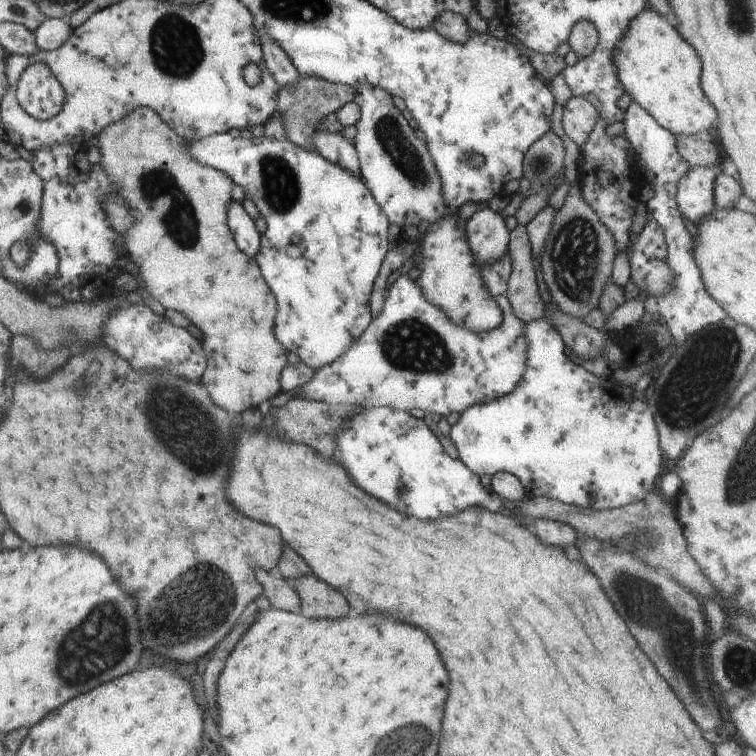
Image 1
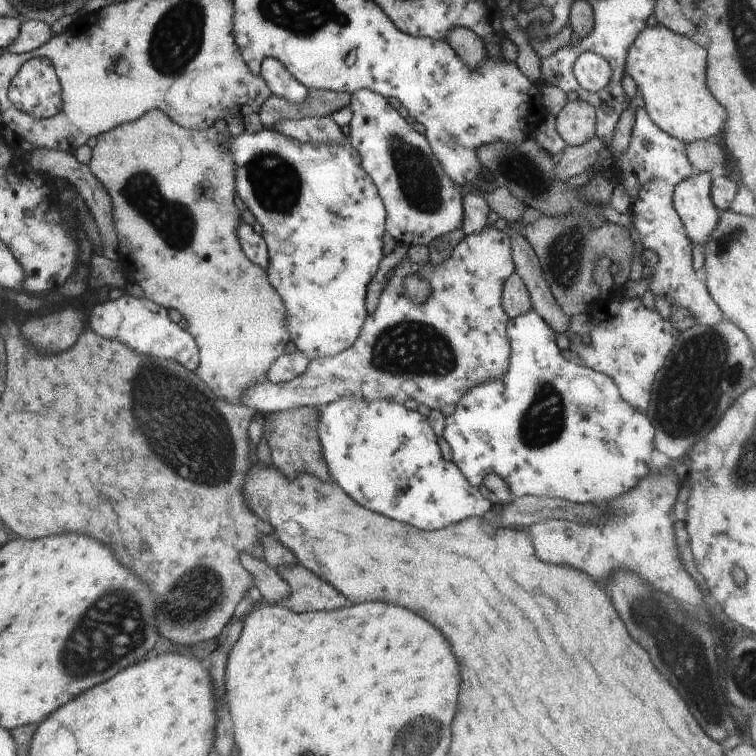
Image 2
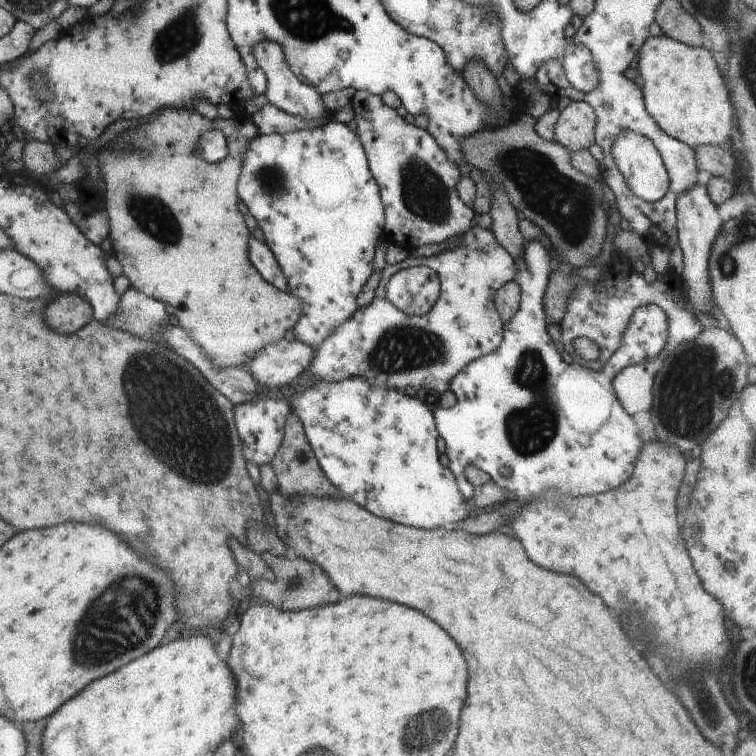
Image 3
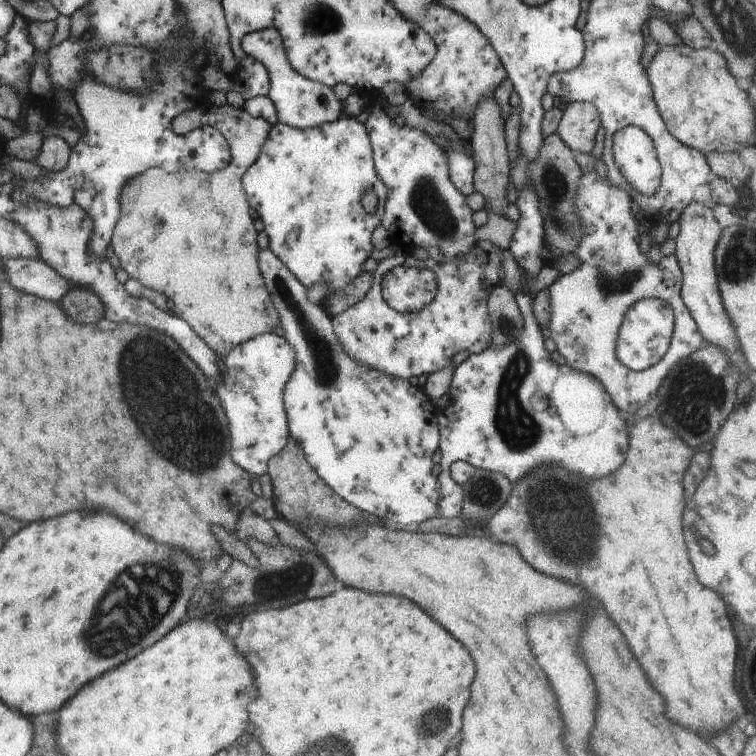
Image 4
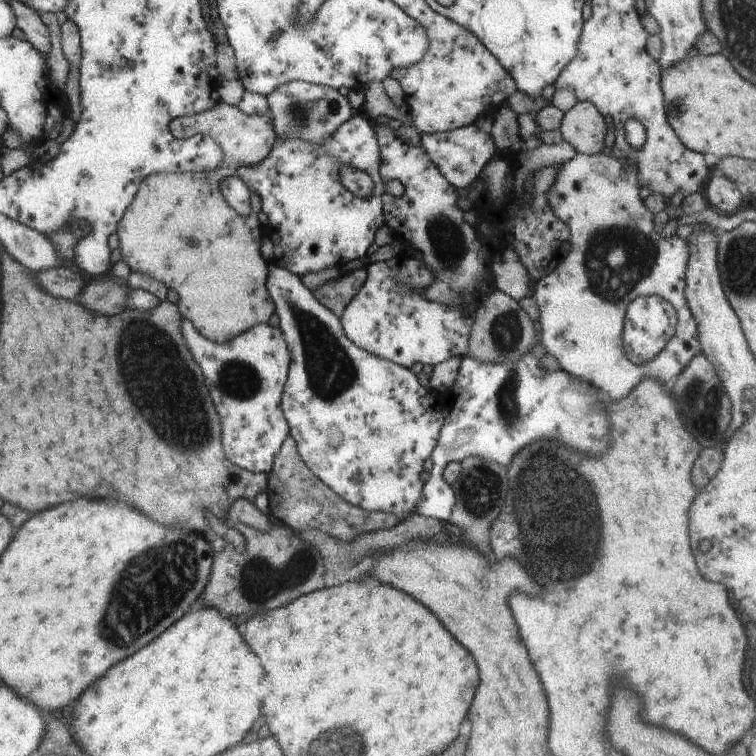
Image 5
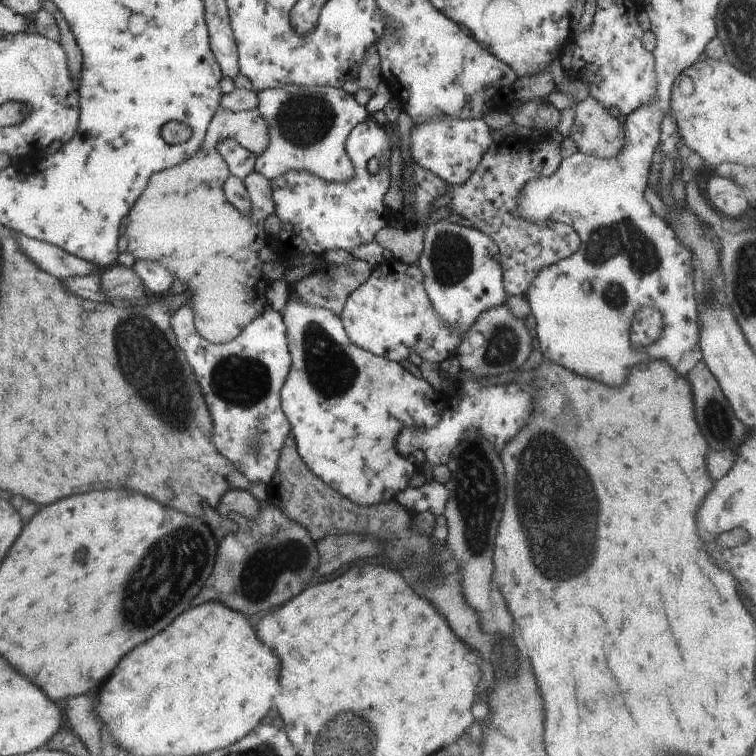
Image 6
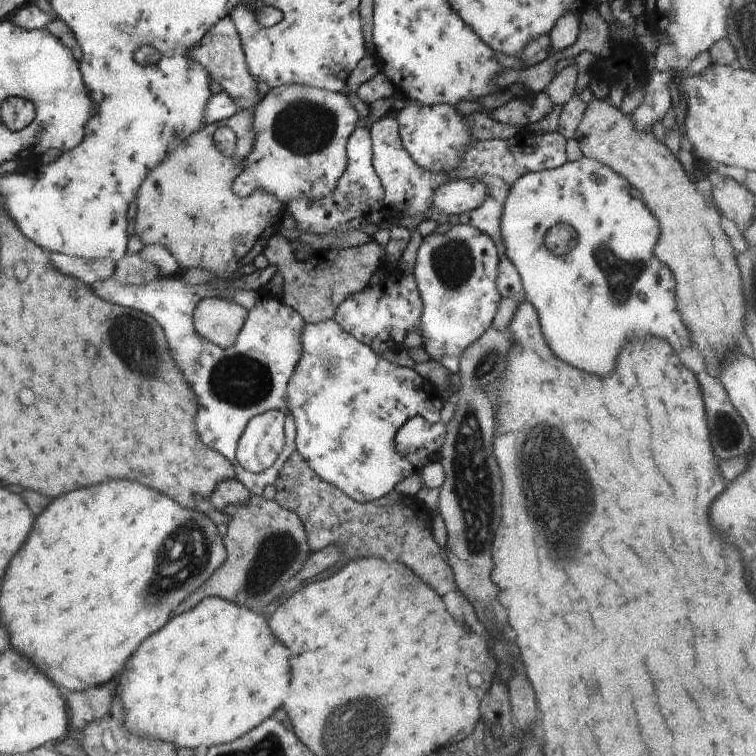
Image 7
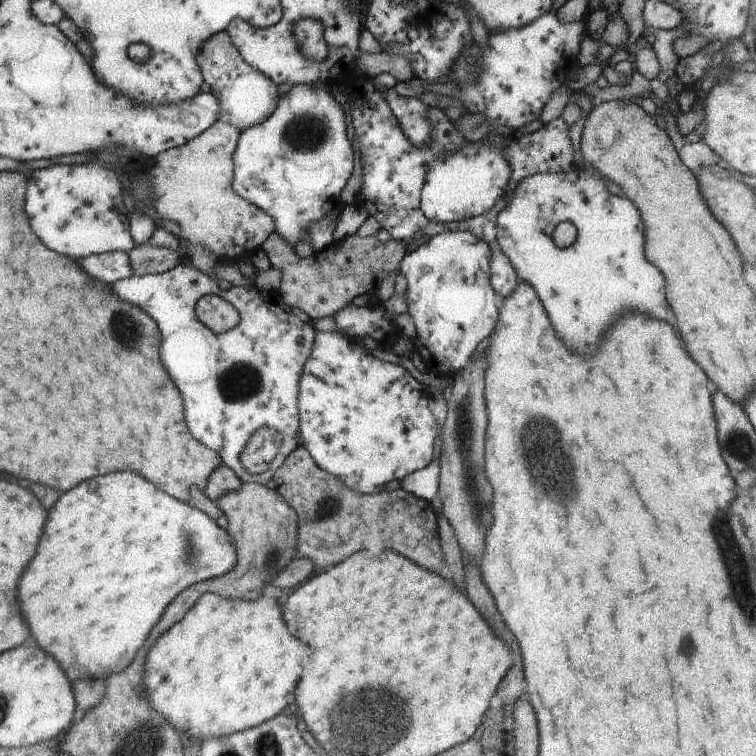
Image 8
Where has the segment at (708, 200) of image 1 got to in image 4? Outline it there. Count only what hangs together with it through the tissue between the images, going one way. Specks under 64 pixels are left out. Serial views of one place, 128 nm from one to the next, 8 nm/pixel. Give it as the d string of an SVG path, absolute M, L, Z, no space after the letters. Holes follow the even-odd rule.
M692 201L679 216L680 232L676 239L675 255L683 274L681 297L698 330L706 342L719 346L728 356L729 361L741 372L741 380L746 375L746 366L742 354L738 351L739 340L730 317L724 308L714 264L715 248L722 232L721 224L716 220L713 210L704 203Z

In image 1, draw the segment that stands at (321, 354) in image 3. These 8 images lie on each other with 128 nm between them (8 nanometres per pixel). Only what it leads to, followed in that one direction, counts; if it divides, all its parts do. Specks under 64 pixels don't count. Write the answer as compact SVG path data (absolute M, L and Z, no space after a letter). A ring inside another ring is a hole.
M510 252L504 254L503 258L496 260L496 262L480 262L476 259L476 264L478 264L478 272L484 280L484 286L488 288L488 296L496 302L496 306L502 310L503 322L501 326L494 328L493 330L488 330L488 332L475 333L472 330L468 330L468 326L462 326L462 324L456 324L452 318L448 318L448 314L444 314L444 310L434 306L432 302L428 302L428 298L424 298L424 292L420 290L418 282L410 280L406 275L399 276L396 282L390 286L388 290L388 297L384 298L384 305L382 311L378 318L374 319L373 322L368 326L368 329L356 339L356 342L344 353L341 354L334 362L331 362L325 367L315 369L315 374L309 380L308 383L303 385L303 390L299 396L300 398L305 398L311 401L323 402L329 405L354 405L356 408L374 408L376 406L388 407L389 409L397 409L398 411L406 411L407 413L412 410L412 408L420 408L424 412L434 412L438 416L447 417L452 412L459 412L462 414L468 407L474 405L480 405L482 403L492 402L494 399L499 399L504 395L510 394L521 381L522 375L526 370L527 366L527 350L528 343L524 332L524 322L520 321L512 312L512 306L507 298L508 293L508 278L510 277L512 270L512 258L510 258Z

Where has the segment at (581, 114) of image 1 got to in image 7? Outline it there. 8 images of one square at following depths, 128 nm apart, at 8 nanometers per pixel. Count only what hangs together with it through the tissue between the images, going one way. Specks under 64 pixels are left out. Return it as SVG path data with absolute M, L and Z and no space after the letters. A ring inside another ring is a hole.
M596 98L587 104L575 139L585 157L605 164L640 190L646 208L658 218L660 240L653 253L676 278L678 310L689 328L692 345L717 372L730 351L744 349L747 344L740 270L734 260L736 254L720 228L718 212L710 208L670 149L658 142L652 132L638 131L630 111L625 115L610 105L608 99Z

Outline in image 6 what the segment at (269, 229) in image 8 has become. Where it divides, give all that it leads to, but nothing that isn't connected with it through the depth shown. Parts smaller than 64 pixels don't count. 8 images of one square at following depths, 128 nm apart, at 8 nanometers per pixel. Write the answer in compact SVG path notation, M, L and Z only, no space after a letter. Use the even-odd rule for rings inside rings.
M257 109L236 113L218 110L208 124L204 144L200 146L198 154L192 154L192 158L186 158L168 170L152 174L148 186L128 214L125 235L128 238L127 250L136 260L162 262L162 266L172 272L175 280L182 280L188 286L187 295L194 310L192 322L196 332L206 341L218 345L235 340L254 318L258 318L269 307L265 293L270 282L262 272L263 262L259 261L258 253L266 246L268 234L264 222L274 214L270 181L260 173L253 172L244 179L251 205L248 213L238 212L226 199L224 182L231 173L216 149L218 142L226 138L232 138L258 157L268 148L268 126Z

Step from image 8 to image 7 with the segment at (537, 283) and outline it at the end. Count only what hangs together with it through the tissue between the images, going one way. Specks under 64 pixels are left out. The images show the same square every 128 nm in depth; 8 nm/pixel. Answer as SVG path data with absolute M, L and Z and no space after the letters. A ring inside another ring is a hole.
M582 155L578 160L568 161L558 168L546 169L521 176L512 185L503 206L500 228L505 253L513 262L518 274L520 274L525 300L532 304L534 310L536 310L541 333L542 336L544 336L544 340L546 340L546 344L548 344L548 348L550 348L560 360L568 362L570 366L574 366L574 368L578 368L578 370L584 370L584 372L588 372L588 374L596 374L596 376L608 376L608 374L612 374L612 370L616 370L616 358L618 358L618 354L620 354L624 342L626 342L628 338L632 338L632 336L638 336L638 338L656 337L665 339L665 341L674 348L674 352L680 352L682 348L688 348L688 346L692 344L689 328L685 327L685 322L680 314L678 314L678 308L676 308L676 302L674 302L674 278L672 278L672 272L670 272L668 266L664 266L652 252L654 246L656 246L656 242L658 242L658 232L660 232L660 230L658 230L658 222L656 222L656 218L650 214L650 210L648 210L640 200L632 198L632 194L630 193L631 187L624 177L621 177L605 164L593 161L591 158ZM561 223L570 225L577 232L578 237L577 245L564 256L552 254L543 243L546 231L551 229L554 225L560 225Z

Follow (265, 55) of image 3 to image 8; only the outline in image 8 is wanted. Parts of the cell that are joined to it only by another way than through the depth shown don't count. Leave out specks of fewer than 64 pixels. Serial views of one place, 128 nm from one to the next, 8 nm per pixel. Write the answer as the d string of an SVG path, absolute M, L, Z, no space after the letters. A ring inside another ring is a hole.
M292 85L285 95L280 95L277 108L272 116L252 128L241 132L236 150L232 154L234 162L233 190L237 196L248 200L274 222L274 232L288 242L294 249L299 242L310 242L308 226L320 222L332 212L341 212L343 208L340 195L354 170L353 144L348 140L344 120L346 107L339 105L329 89L313 88L310 85Z

